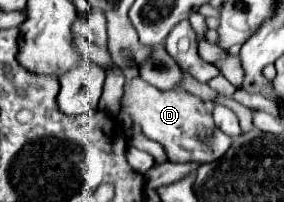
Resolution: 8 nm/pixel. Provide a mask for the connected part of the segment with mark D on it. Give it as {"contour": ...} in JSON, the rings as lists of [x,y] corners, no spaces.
{"contour":[[[138,77],[124,87],[122,105],[132,115],[134,125],[140,125],[142,133],[148,139],[164,145],[166,155],[172,163],[212,163],[220,159],[232,145],[232,139],[216,129],[206,103],[182,89],[160,91]]]}

